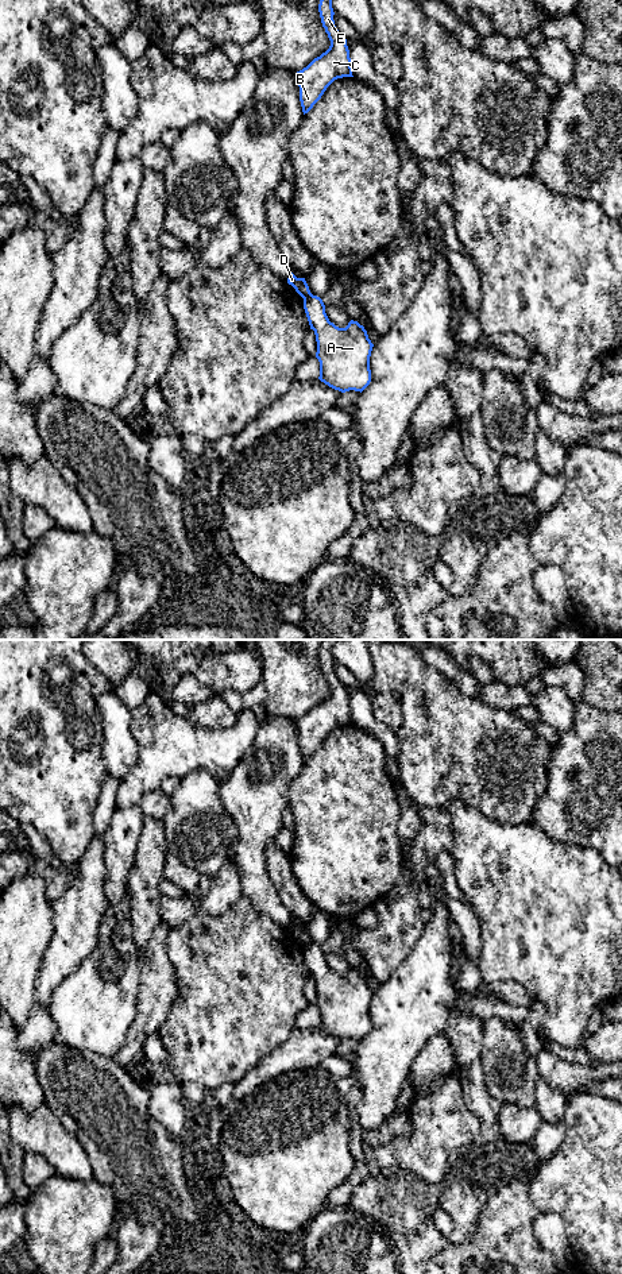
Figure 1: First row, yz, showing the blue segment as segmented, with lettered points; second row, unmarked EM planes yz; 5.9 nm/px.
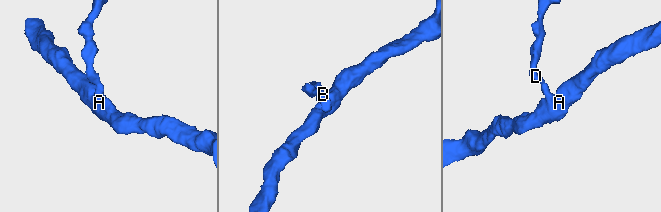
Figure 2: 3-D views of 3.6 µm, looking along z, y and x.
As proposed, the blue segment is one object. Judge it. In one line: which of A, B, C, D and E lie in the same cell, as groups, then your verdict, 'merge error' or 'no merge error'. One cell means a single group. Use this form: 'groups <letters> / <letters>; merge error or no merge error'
groups A / B C D E; merge error

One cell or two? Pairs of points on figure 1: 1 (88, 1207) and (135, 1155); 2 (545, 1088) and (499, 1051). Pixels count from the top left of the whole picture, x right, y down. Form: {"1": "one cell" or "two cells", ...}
{"1": "two cells", "2": "two cells"}

